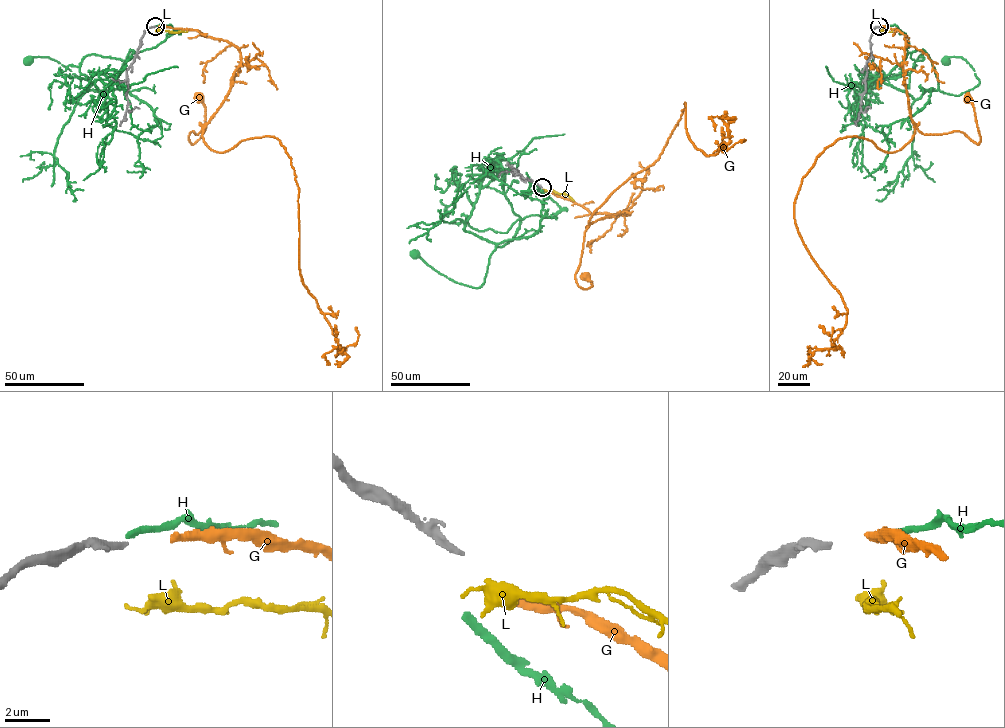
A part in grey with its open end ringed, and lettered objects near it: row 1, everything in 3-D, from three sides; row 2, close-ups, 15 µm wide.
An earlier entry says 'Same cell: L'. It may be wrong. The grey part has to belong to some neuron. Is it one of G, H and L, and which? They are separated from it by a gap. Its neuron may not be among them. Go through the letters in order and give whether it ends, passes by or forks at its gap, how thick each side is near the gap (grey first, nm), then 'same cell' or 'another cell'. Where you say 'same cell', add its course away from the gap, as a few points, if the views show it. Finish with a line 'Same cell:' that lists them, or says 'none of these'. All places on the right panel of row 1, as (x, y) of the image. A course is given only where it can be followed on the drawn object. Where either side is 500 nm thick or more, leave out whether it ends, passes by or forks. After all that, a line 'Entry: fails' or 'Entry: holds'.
G: it ends there; 280 nm thick on the grey side, 380 nm on the other; same cell; it runs (882, 26), (905, 36), (903, 77), (909, 114), (919, 130), (962, 131), (978, 144), (974, 106), (967, 98)
H: it ends there; 280 nm thick on the grey side, 320 nm on the other; another cell
L: it passes by; 280 nm thick on the grey side, 360 nm on the other; another cell
Same cell: G
Entry: fails

